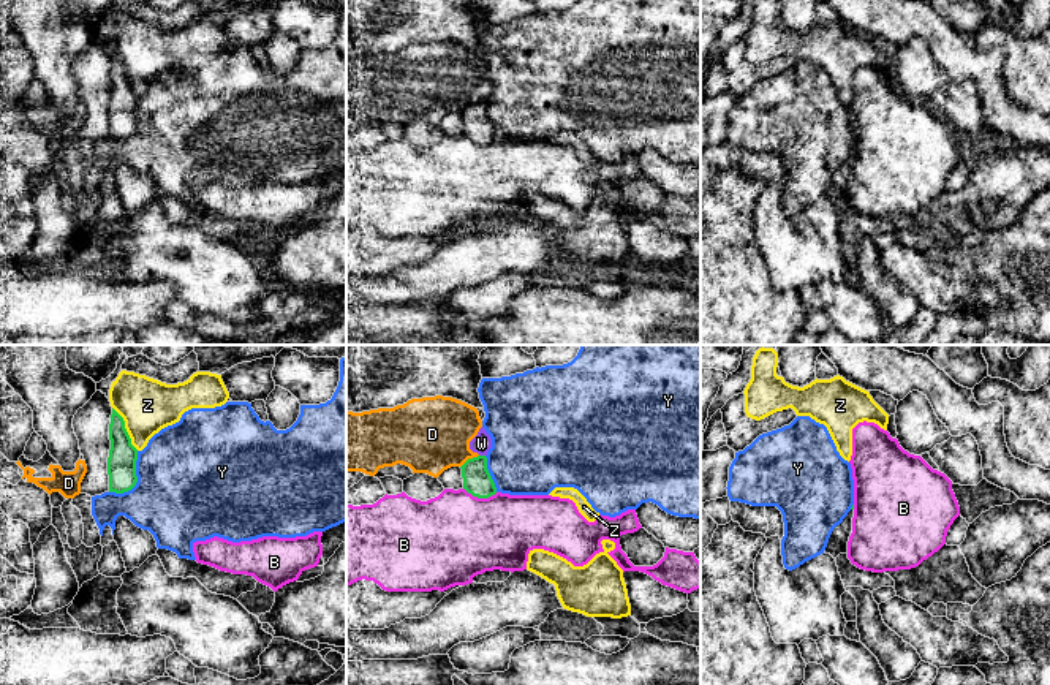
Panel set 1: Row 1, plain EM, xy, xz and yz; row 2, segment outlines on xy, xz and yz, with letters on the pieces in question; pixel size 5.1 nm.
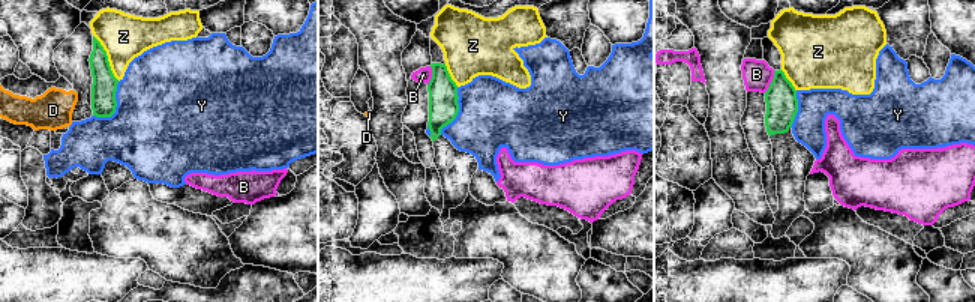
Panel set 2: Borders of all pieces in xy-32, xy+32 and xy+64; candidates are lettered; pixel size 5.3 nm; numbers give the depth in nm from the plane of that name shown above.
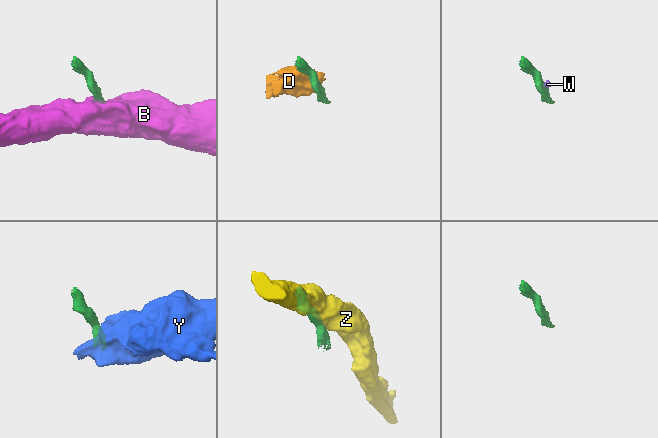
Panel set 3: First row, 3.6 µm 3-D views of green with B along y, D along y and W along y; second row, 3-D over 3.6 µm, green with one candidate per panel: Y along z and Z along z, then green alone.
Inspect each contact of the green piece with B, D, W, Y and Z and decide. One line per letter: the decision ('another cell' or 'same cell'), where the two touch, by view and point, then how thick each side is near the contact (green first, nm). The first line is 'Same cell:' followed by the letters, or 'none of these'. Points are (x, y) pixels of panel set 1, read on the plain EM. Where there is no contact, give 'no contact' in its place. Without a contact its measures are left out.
Same cell: none of these
B: another cell | xz (481, 143) | 140/460 nm
D: another cell | xz (468, 105) | 140/380 nm
W: another cell | xz (483, 102) | 140/100 nm
Y: another cell | xy (136, 127) | 140/500 nm
Z: another cell | xy (125, 75) | 140/280 nm

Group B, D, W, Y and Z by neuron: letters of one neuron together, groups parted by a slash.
B / D W / Y / Z

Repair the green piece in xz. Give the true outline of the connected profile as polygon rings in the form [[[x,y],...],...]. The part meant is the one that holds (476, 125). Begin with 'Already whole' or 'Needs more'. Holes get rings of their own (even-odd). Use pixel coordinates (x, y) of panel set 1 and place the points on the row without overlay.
Already whole. [[[487,103],[468,104],[462,112],[463,134],[478,144],[489,144],[497,139],[495,128],[487,115]]]

